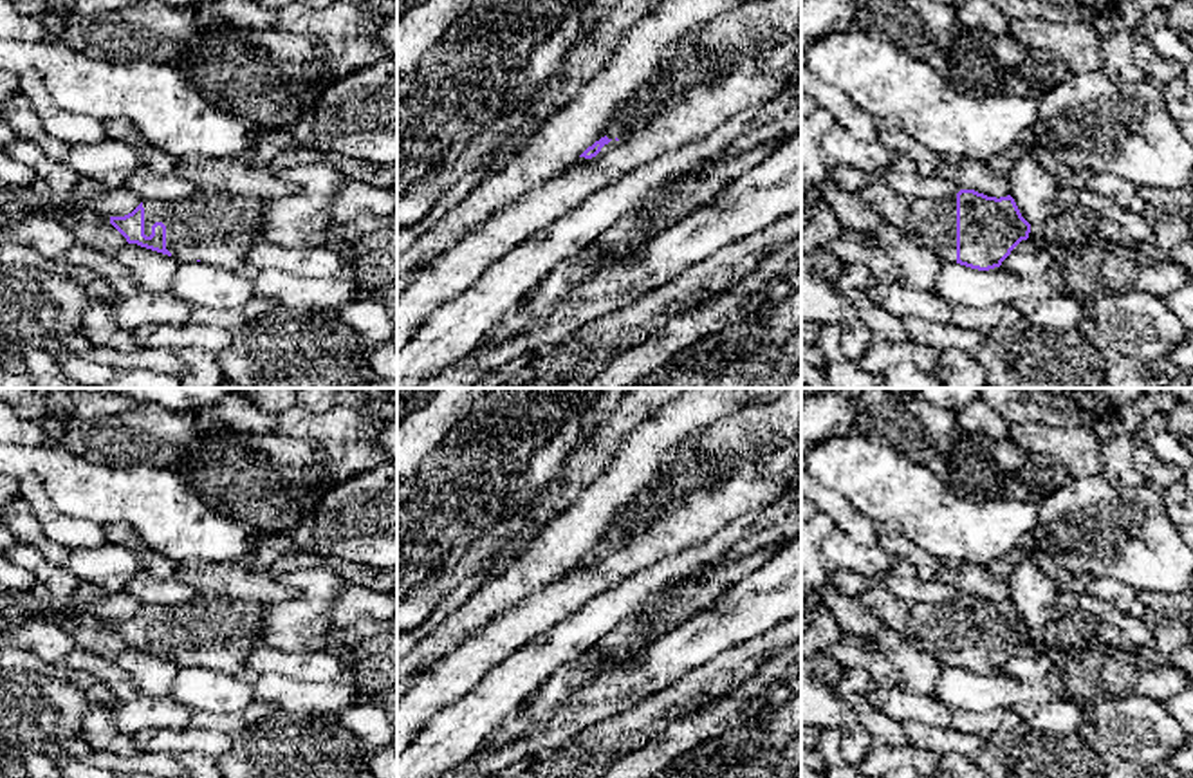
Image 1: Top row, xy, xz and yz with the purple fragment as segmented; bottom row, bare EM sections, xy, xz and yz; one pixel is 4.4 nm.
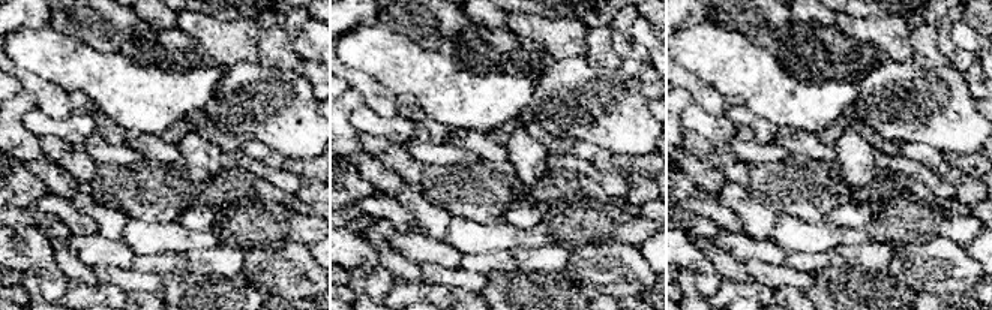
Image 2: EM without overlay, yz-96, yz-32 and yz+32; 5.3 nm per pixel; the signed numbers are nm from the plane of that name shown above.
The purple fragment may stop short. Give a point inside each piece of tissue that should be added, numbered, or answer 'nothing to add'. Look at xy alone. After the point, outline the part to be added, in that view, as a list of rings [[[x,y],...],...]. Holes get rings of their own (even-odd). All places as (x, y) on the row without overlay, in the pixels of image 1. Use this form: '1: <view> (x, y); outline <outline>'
1: xy (219, 634); outline [[[195,596],[182,605],[146,605],[144,639],[152,639],[152,630],[162,626],[166,630],[166,653],[179,668],[200,666],[213,671],[231,675],[245,675],[247,659],[253,648],[264,644],[262,623],[264,605],[254,601],[240,601],[233,597]]]

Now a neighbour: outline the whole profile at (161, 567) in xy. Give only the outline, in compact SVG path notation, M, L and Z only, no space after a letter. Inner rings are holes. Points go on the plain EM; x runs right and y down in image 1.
M125 522L110 523L105 527L108 543L126 545L141 558L143 570L150 572L155 579L173 579L177 572L177 561L152 551L137 536L137 533Z

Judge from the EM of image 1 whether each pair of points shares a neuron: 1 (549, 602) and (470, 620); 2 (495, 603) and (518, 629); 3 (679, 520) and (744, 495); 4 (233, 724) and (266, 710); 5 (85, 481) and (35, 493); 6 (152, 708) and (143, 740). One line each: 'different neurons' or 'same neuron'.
1: different neurons
2: different neurons
3: same neuron
4: same neuron
5: different neurons
6: different neurons

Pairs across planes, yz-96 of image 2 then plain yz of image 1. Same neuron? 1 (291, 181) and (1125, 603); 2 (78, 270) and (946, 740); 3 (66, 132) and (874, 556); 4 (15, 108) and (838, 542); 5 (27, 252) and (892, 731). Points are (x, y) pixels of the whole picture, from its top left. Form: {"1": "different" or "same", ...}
{"1": "different", "2": "different", "3": "same", "4": "different", "5": "different"}

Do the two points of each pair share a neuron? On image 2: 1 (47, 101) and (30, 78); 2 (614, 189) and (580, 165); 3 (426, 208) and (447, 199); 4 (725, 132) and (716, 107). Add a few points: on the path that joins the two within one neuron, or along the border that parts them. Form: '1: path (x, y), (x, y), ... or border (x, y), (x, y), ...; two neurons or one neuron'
1: path (44, 95), (33, 84); one neuron
2: path (605, 180), (589, 171); one neuron
3: border (417, 187), (426, 199), (452, 216); two neurons
4: border (694, 102), (716, 116); two neurons

